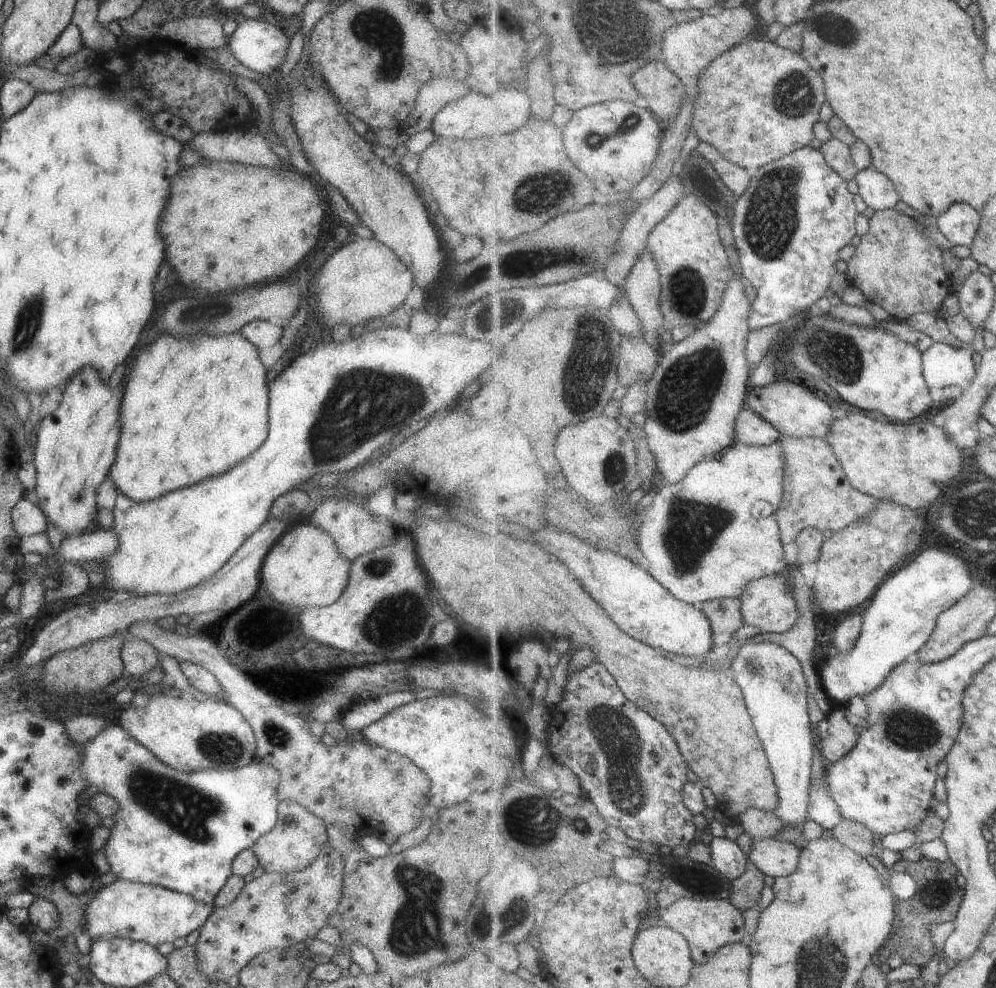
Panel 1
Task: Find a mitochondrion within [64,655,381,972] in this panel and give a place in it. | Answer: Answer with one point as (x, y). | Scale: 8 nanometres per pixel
(186, 811)

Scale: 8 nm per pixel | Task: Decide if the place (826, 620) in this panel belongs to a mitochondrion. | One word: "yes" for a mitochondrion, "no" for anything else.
no

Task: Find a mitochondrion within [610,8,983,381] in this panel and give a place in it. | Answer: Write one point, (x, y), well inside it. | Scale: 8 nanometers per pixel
(770, 221)

